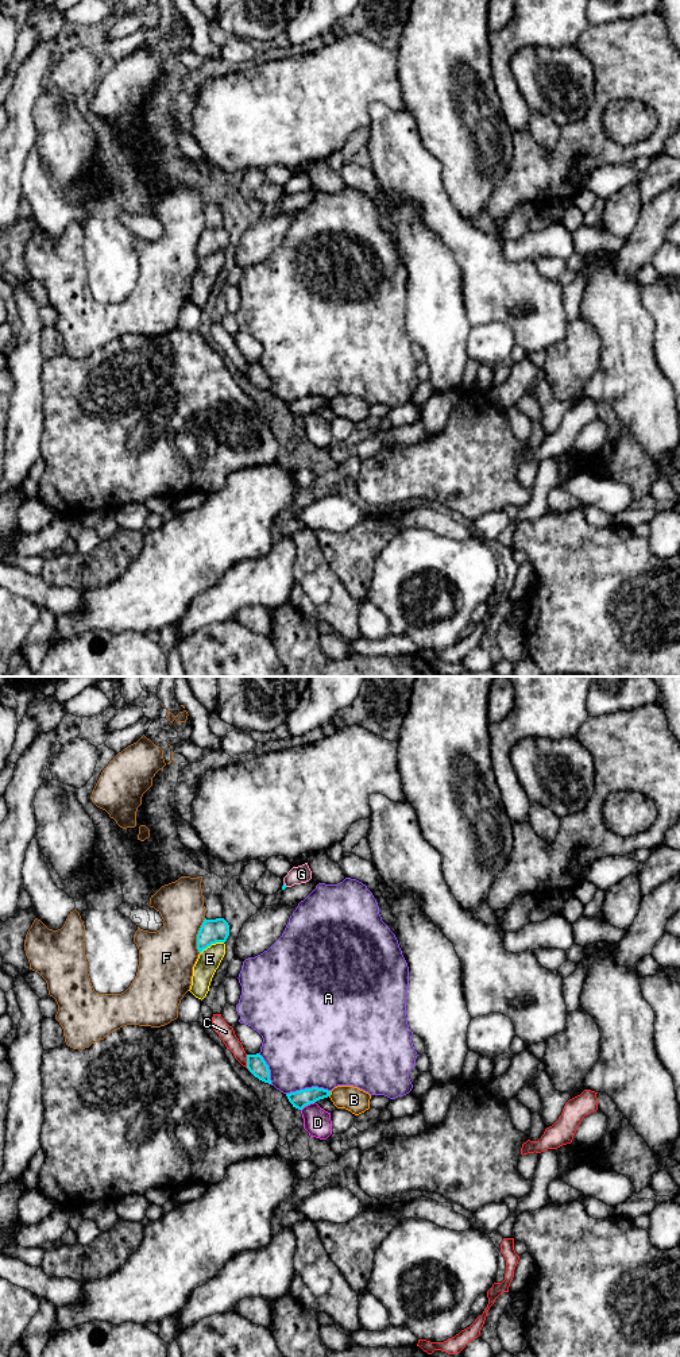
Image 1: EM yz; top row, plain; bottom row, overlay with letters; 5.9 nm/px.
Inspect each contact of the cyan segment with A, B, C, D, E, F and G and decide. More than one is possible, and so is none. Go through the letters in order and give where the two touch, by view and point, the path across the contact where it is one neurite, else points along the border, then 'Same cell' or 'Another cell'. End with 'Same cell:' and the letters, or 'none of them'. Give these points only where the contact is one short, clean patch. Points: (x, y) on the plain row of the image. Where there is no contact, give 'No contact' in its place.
A: Touches cyan at yz (308, 397). Another cell
B: Touches cyan at yz (329, 403). Boundary: yz (331, 400), (328, 404). Another cell
C: Touches cyan at yz (247, 370). Another cell
D: Touches cyan at yz (308, 412). Another cell
E: Touches cyan at yz (211, 253). Another cell
F: Touches cyan at yz (197, 245). Another cell
G: Touches cyan at yz (284, 193). Boundary: yz (284, 191), (286, 195). Another cell
Same cell: none of them

